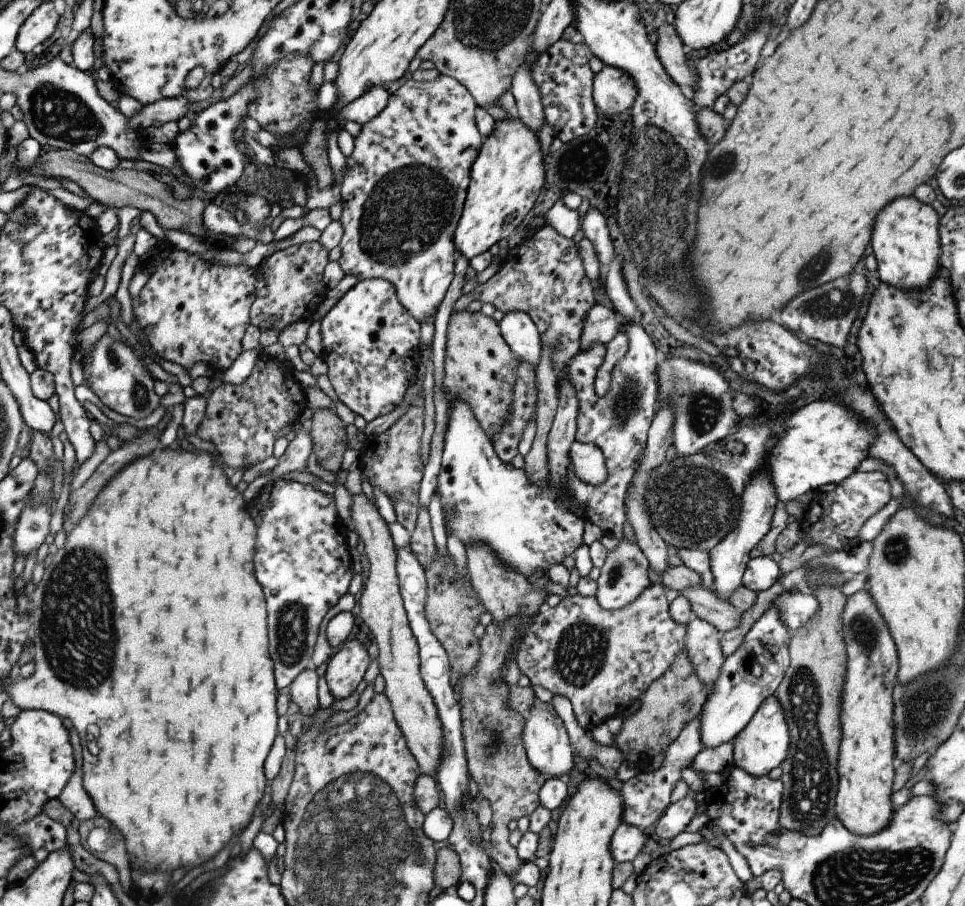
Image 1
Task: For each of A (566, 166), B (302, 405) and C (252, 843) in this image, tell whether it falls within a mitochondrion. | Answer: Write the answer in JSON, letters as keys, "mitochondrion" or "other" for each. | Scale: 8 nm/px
{"A":"other","B":"other","C":"other"}

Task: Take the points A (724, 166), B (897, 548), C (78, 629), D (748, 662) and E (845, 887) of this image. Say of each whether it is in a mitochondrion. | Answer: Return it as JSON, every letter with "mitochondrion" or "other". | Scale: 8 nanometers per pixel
{"A":"mitochondrion","B":"mitochondrion","C":"mitochondrion","D":"other","E":"mitochondrion"}

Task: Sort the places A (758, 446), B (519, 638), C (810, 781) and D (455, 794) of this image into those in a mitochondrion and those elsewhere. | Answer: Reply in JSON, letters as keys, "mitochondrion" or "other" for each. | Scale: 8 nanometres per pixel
{"A":"other","B":"other","C":"mitochondrion","D":"other"}

